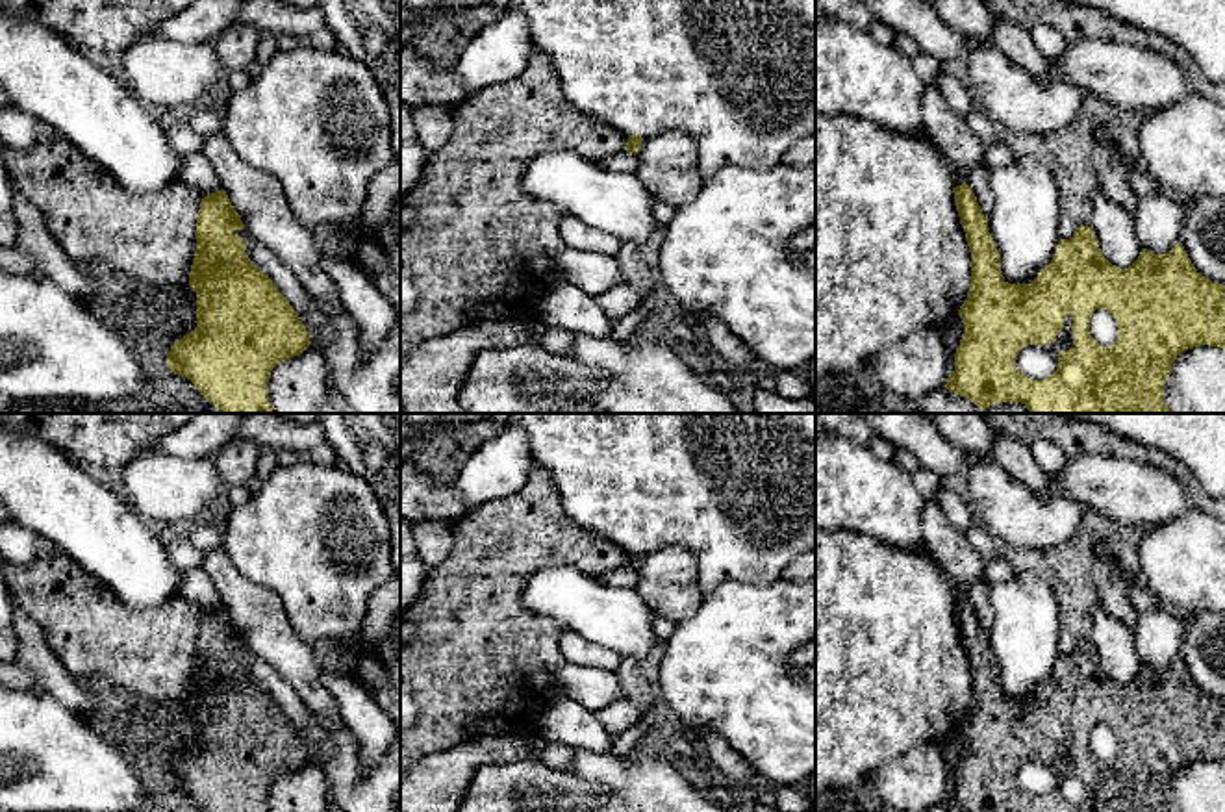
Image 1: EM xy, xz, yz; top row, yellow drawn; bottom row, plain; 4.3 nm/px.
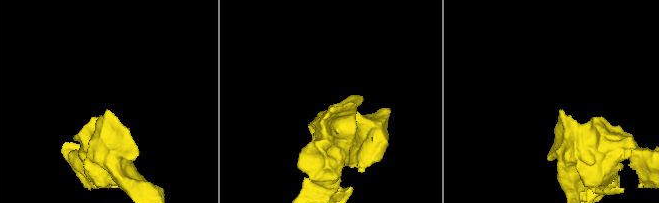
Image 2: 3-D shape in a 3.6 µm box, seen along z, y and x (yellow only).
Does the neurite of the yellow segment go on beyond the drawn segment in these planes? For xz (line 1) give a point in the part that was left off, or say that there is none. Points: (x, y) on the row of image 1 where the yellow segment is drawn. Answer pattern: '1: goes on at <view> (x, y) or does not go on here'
1: does not go on here

